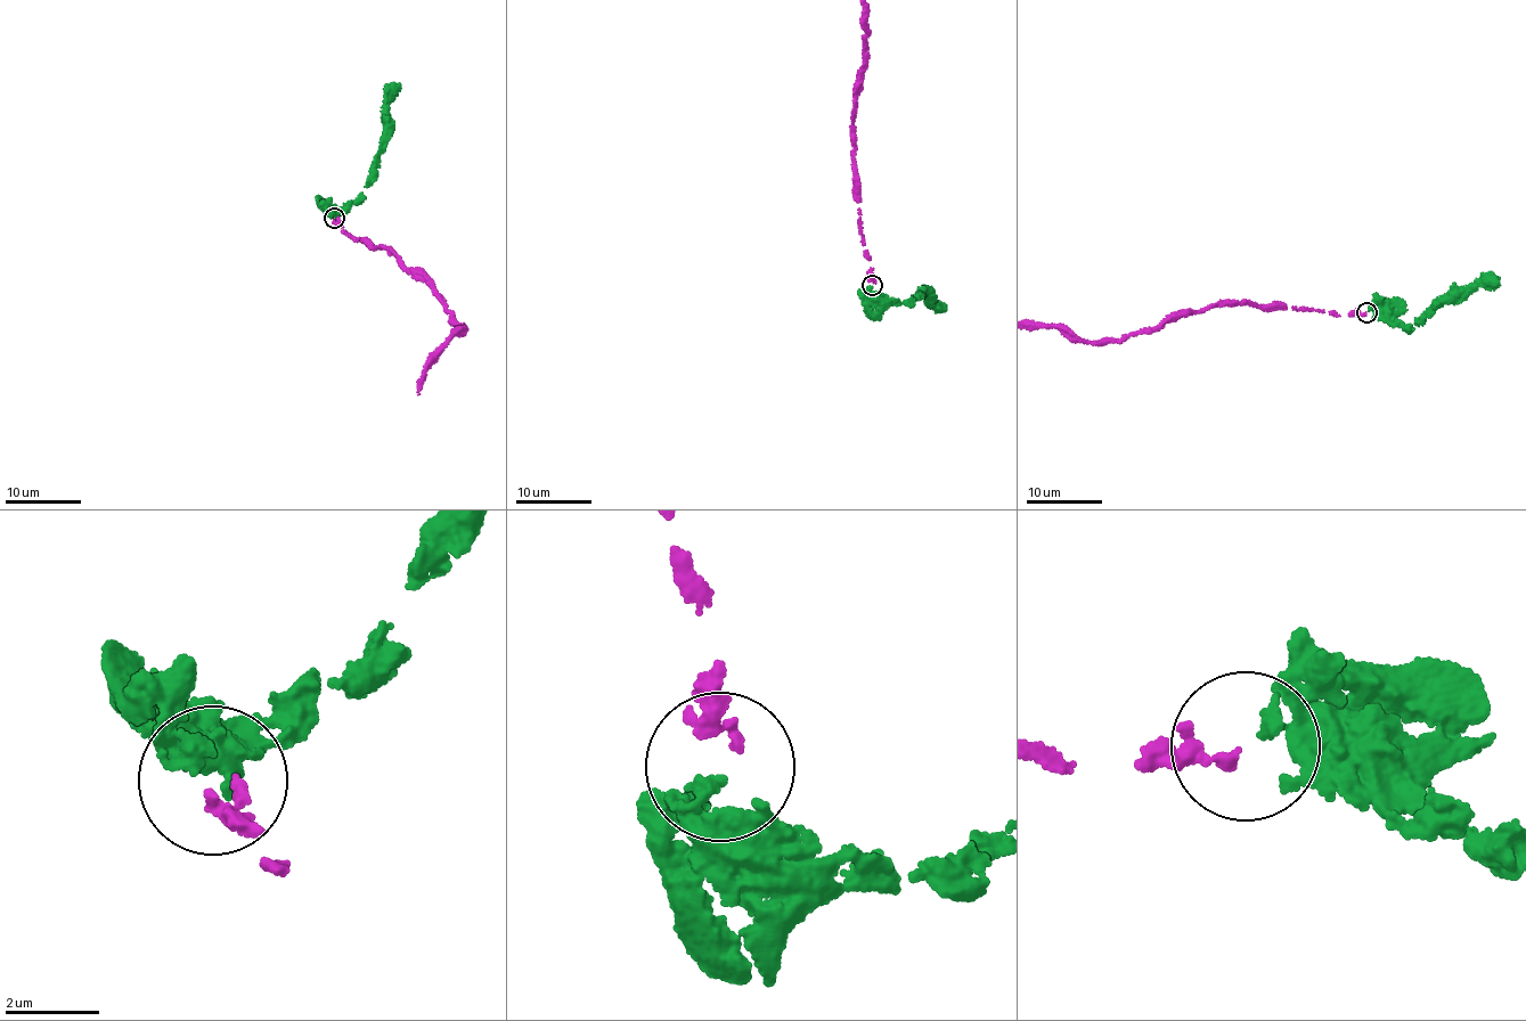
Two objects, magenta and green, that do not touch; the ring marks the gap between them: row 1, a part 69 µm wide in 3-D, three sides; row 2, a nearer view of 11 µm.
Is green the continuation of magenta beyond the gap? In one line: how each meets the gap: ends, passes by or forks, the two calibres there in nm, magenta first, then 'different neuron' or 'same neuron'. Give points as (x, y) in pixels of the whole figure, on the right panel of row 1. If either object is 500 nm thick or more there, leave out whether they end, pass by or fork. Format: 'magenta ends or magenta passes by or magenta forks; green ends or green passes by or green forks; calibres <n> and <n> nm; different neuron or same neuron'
magenta ends; green ends; calibres 200 and 360 nm; same neuron

